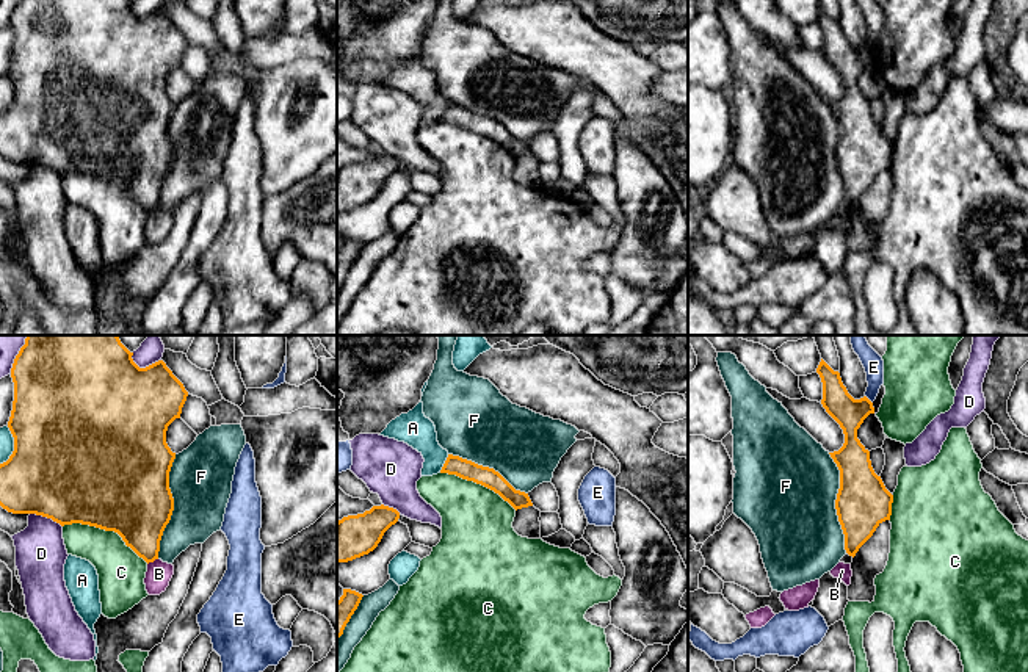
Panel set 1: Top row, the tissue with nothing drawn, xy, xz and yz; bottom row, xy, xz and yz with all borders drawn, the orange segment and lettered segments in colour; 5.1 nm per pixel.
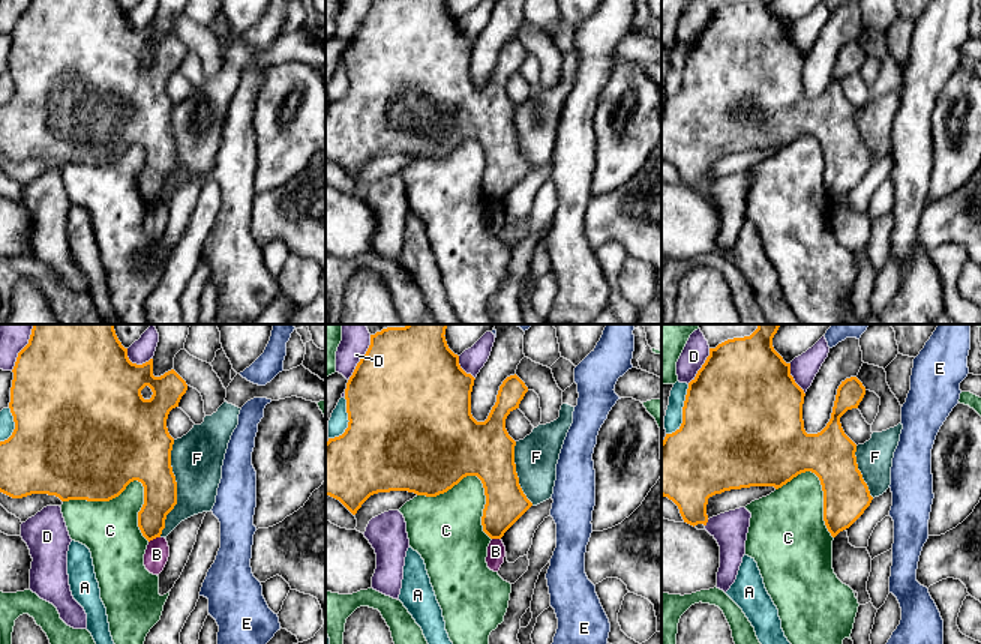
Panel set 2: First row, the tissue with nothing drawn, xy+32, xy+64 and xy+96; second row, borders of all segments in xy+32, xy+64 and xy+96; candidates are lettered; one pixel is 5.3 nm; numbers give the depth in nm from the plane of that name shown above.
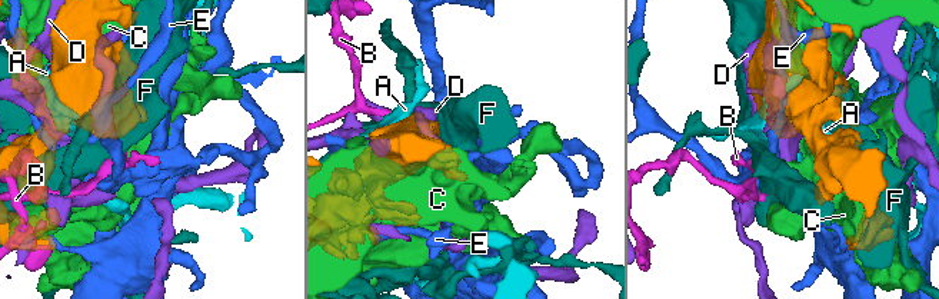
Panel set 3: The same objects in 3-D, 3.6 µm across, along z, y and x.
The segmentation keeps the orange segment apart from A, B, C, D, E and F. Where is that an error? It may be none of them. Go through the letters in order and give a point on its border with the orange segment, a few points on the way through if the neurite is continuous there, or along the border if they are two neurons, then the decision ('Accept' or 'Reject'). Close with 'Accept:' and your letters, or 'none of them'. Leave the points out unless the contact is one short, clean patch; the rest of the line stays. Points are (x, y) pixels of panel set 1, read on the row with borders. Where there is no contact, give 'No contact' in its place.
A: Touches orange at xz (444, 464). Reject
B: Touches orange at xy (152, 561). Boundary: xy (157, 558), (148, 564). Reject
C: Touches orange at xy (107, 530). Reject
D: Touches orange at xy (146, 367). Reject
E: Touches orange at yz (868, 400). Reject
F: Touches orange at xy (173, 506). Reject
Accept: none of them

